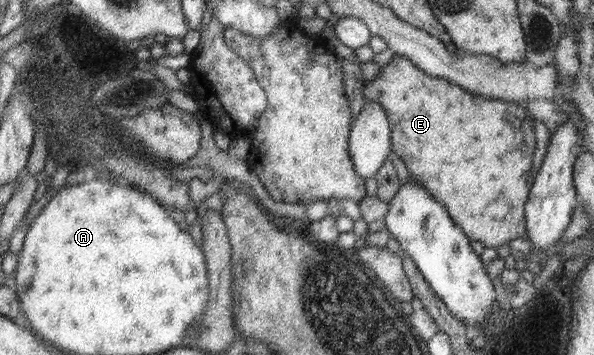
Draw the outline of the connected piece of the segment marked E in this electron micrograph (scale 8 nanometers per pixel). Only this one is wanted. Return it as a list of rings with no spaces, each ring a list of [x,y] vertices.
[[[394,55],[388,65],[380,68],[374,80],[365,83],[364,99],[366,102],[378,102],[386,110],[386,116],[390,119],[392,127],[392,151],[404,159],[404,165],[410,169],[410,179],[420,182],[440,202],[445,204],[446,210],[453,216],[454,222],[465,231],[465,234],[474,241],[480,241],[485,247],[498,248],[506,245],[518,237],[526,237],[528,234],[527,221],[525,219],[525,205],[528,199],[528,183],[532,183],[532,157],[536,151],[536,139],[534,139],[534,117],[528,113],[524,104],[507,102],[501,99],[492,99],[478,95],[476,92],[462,89],[462,86],[452,83],[450,80],[432,76],[422,72],[412,60],[405,56]]]

